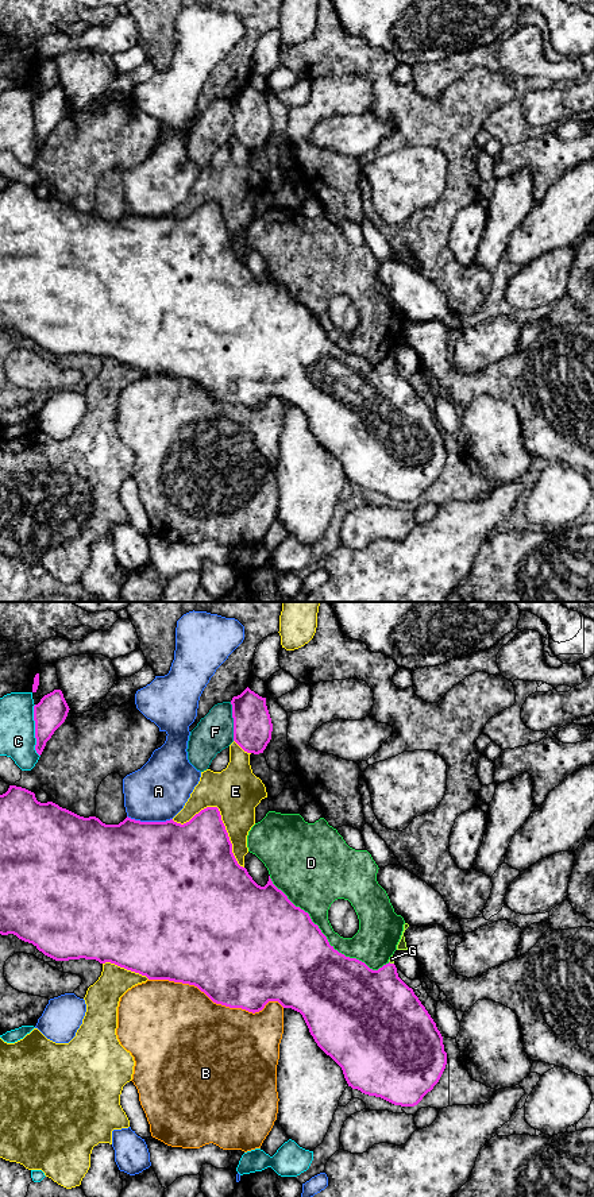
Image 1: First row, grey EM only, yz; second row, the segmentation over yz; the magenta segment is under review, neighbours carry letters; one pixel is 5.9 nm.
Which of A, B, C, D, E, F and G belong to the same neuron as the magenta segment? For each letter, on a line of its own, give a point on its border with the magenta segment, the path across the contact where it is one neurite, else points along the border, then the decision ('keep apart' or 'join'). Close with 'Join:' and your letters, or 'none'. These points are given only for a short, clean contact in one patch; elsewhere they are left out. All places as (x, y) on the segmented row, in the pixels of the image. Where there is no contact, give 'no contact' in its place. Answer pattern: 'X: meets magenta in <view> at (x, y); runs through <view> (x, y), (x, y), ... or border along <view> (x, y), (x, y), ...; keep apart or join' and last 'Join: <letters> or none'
A: meets magenta in yz at (150, 822); keep apart
B: meets magenta in yz at (216, 1003); keep apart
C: meets magenta in yz at (35, 730); keep apart
D: meets magenta in yz at (326, 938); keep apart
E: meets magenta in yz at (220, 815); keep apart
F: meets magenta in yz at (234, 721); keep apart
G: meets magenta in yz at (392, 964); runs through yz (377, 1003), (392, 964), (392, 958); join
Join: G

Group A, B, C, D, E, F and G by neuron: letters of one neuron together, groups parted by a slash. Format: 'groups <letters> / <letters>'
groups A / B / C / D / E / F / G

